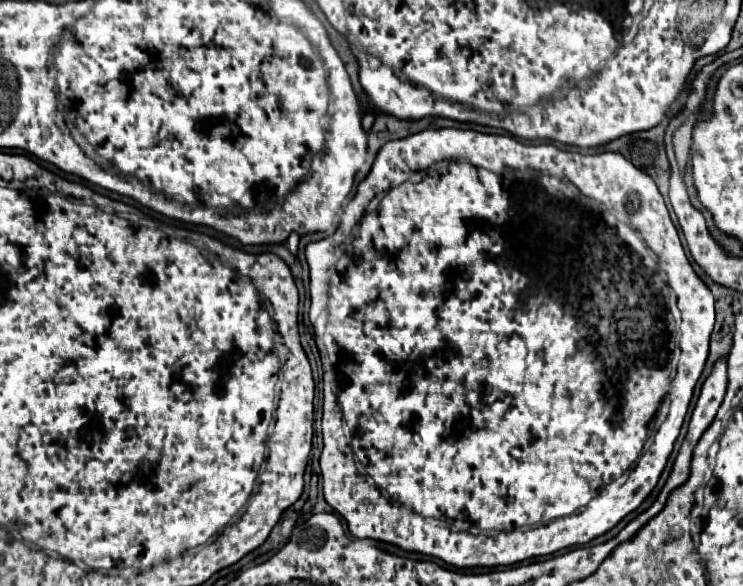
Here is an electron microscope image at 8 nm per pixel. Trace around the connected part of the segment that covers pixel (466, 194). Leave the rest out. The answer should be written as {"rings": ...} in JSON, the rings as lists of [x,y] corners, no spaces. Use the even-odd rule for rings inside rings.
{"rings":[[[430,128],[430,130],[422,130],[422,132],[418,132],[418,134],[412,134],[412,136],[408,136],[408,138],[402,138],[402,140],[392,140],[392,142],[388,142],[388,144],[384,144],[384,146],[382,146],[382,148],[380,148],[380,152],[378,152],[378,156],[376,156],[376,160],[374,160],[374,166],[372,166],[372,170],[370,170],[370,174],[368,174],[368,176],[366,176],[366,180],[364,180],[364,182],[362,182],[362,184],[360,184],[360,186],[358,186],[358,192],[356,192],[356,196],[354,196],[354,200],[352,200],[352,202],[350,202],[350,204],[348,204],[348,208],[346,208],[346,210],[344,210],[344,216],[342,216],[342,222],[340,222],[340,226],[338,226],[338,228],[336,228],[336,232],[334,232],[334,234],[330,234],[330,236],[328,236],[328,238],[324,238],[324,240],[318,240],[318,242],[312,242],[312,244],[308,244],[308,246],[306,246],[306,260],[308,260],[308,266],[310,266],[310,302],[312,302],[312,304],[310,304],[310,324],[312,324],[312,326],[314,326],[314,336],[316,336],[316,346],[318,346],[318,352],[320,352],[320,360],[322,360],[322,370],[324,370],[324,376],[322,376],[322,378],[324,378],[324,416],[322,416],[322,442],[324,442],[324,448],[322,448],[322,454],[320,454],[320,468],[322,468],[322,490],[324,490],[324,498],[326,498],[326,502],[328,502],[328,504],[330,504],[330,506],[332,506],[332,508],[334,508],[334,510],[336,510],[336,512],[338,512],[338,514],[340,514],[340,516],[342,516],[342,518],[344,518],[344,520],[346,520],[346,524],[348,524],[348,530],[350,530],[350,534],[352,534],[352,536],[356,536],[356,538],[370,538],[370,540],[378,540],[378,542],[384,542],[384,544],[392,544],[392,546],[396,546],[396,548],[400,548],[400,550],[404,550],[404,552],[418,552],[418,554],[424,554],[424,556],[432,556],[432,558],[438,558],[438,560],[442,560],[442,562],[446,562],[446,564],[450,564],[450,566],[456,566],[456,568],[476,568],[476,566],[484,566],[484,568],[494,568],[494,566],[510,566],[510,565],[513,565],[513,564],[515,564],[515,563],[518,563],[518,562],[522,562],[522,561],[524,561],[524,560],[528,560],[528,558],[536,558],[536,556],[548,556],[548,554],[554,554],[554,552],[560,552],[560,550],[564,550],[564,548],[570,548],[570,546],[582,546],[582,544],[588,544],[588,542],[590,542],[590,540],[594,540],[594,538],[598,538],[598,536],[602,536],[602,534],[606,534],[606,532],[608,532],[608,530],[612,530],[612,528],[614,528],[614,526],[616,526],[616,524],[618,524],[618,522],[620,522],[620,520],[622,520],[622,518],[624,518],[624,516],[628,516],[628,514],[630,514],[630,512],[634,512],[634,510],[636,510],[636,508],[638,508],[638,506],[640,506],[640,504],[642,504],[642,502],[644,502],[644,500],[646,500],[646,498],[648,498],[648,496],[650,496],[650,494],[652,494],[652,490],[654,490],[654,488],[656,488],[656,484],[658,484],[658,480],[660,480],[660,474],[662,474],[662,470],[664,470],[664,466],[666,466],[666,462],[668,462],[668,458],[670,458],[670,454],[672,454],[672,450],[674,450],[674,442],[676,442],[676,438],[678,438],[678,434],[680,434],[680,426],[682,426],[682,422],[684,422],[684,416],[686,416],[686,412],[688,412],[688,404],[690,404],[690,398],[692,398],[692,392],[694,392],[694,386],[696,386],[696,382],[698,382],[698,378],[700,378],[700,376],[702,376],[702,372],[704,372],[704,366],[706,366],[706,358],[708,358],[708,344],[710,344],[710,334],[712,334],[712,330],[714,330],[714,318],[716,318],[716,316],[714,316],[714,298],[712,298],[712,292],[710,292],[710,290],[708,290],[708,286],[706,286],[706,284],[704,284],[704,282],[702,282],[702,280],[700,280],[700,278],[698,278],[698,276],[696,276],[696,272],[694,272],[694,268],[692,268],[692,266],[690,266],[690,262],[688,262],[688,258],[686,258],[686,252],[684,252],[684,248],[683,248],[683,246],[682,246],[682,244],[680,244],[680,238],[678,238],[678,230],[676,230],[676,228],[674,228],[674,224],[672,224],[672,220],[670,220],[670,214],[668,214],[668,208],[666,208],[666,204],[664,204],[664,198],[662,198],[662,194],[660,194],[660,192],[658,192],[658,188],[656,188],[656,184],[654,184],[654,180],[652,180],[652,178],[650,178],[650,176],[648,176],[648,174],[644,174],[644,172],[642,172],[642,170],[638,170],[638,168],[636,168],[636,166],[634,166],[634,164],[632,164],[632,162],[628,162],[628,160],[626,160],[626,158],[622,158],[622,154],[618,154],[618,152],[602,152],[602,154],[580,154],[580,152],[570,152],[570,151],[566,151],[566,150],[563,150],[563,149],[558,149],[558,148],[556,148],[556,146],[554,146],[554,144],[522,144],[522,142],[518,142],[518,140],[516,140],[516,138],[514,138],[514,137],[512,137],[512,136],[506,136],[506,134],[482,134],[482,132],[474,132],[474,130],[456,130],[456,128]],[[502,170],[528,170],[528,172],[526,172],[526,176],[524,176],[524,174],[518,174],[518,176],[512,176],[512,174],[502,174]],[[678,342],[680,342],[680,350],[682,350],[682,356],[680,356],[680,362],[678,362],[678,374],[676,374],[676,378],[674,378],[674,380],[672,380],[672,388],[670,388],[670,370],[672,370],[672,366],[670,366],[670,358],[672,358],[672,352],[674,352],[674,350],[676,350],[676,344],[678,344]],[[668,390],[670,390],[670,396],[672,396],[672,398],[670,398],[670,400],[672,400],[672,406],[670,406],[670,412],[668,412],[668,416],[666,416],[666,420],[664,420],[664,424],[662,424],[662,426],[660,426],[660,430],[658,430],[658,434],[656,434],[656,440],[654,440],[654,444],[652,444],[652,446],[650,446],[650,450],[648,450],[648,452],[646,452],[646,454],[642,454],[642,448],[644,448],[644,444],[646,444],[646,438],[648,438],[648,432],[650,432],[650,428],[652,428],[652,424],[654,424],[654,420],[656,420],[656,412],[658,412],[658,408],[660,408],[660,404],[662,404],[662,398],[664,398],[664,396],[666,396],[666,394],[668,394]],[[344,422],[346,422],[346,424],[348,424],[348,426],[350,426],[350,440],[348,440],[348,438],[346,438],[346,436],[344,436]],[[354,460],[358,460],[358,462],[362,462],[362,464],[364,464],[364,468],[366,468],[366,476],[362,476],[362,474],[358,474],[358,470],[356,470],[356,462],[354,462]],[[626,470],[630,470],[630,474],[628,474],[628,480],[626,480],[626,482],[624,482],[624,484],[622,484],[622,486],[620,486],[620,488],[618,488],[618,490],[604,490],[604,488],[602,488],[602,486],[604,486],[604,484],[610,484],[610,482],[614,482],[614,480],[618,480],[618,478],[620,478],[620,476],[622,476],[622,474],[624,474],[624,472],[626,472]],[[542,522],[550,522],[550,524],[546,524],[546,526],[534,526],[534,528],[532,528],[532,530],[516,530],[516,528],[522,528],[522,526],[532,526],[532,524],[542,524]],[[440,524],[448,524],[448,526],[452,526],[452,528],[456,528],[456,530],[458,530],[458,532],[452,532],[452,531],[450,531],[450,530],[449,530],[449,529],[447,529],[447,528],[445,528],[445,529],[444,529],[444,527],[438,527],[438,526],[440,526]],[[472,526],[474,526],[474,528],[478,528],[478,530],[494,530],[494,532],[498,532],[498,530],[502,530],[502,534],[496,534],[496,538],[490,538],[490,536],[486,536],[486,534],[478,534],[478,536],[474,536],[474,534],[470,534],[470,532],[468,532],[468,530],[470,530],[470,528],[472,528]]]}

